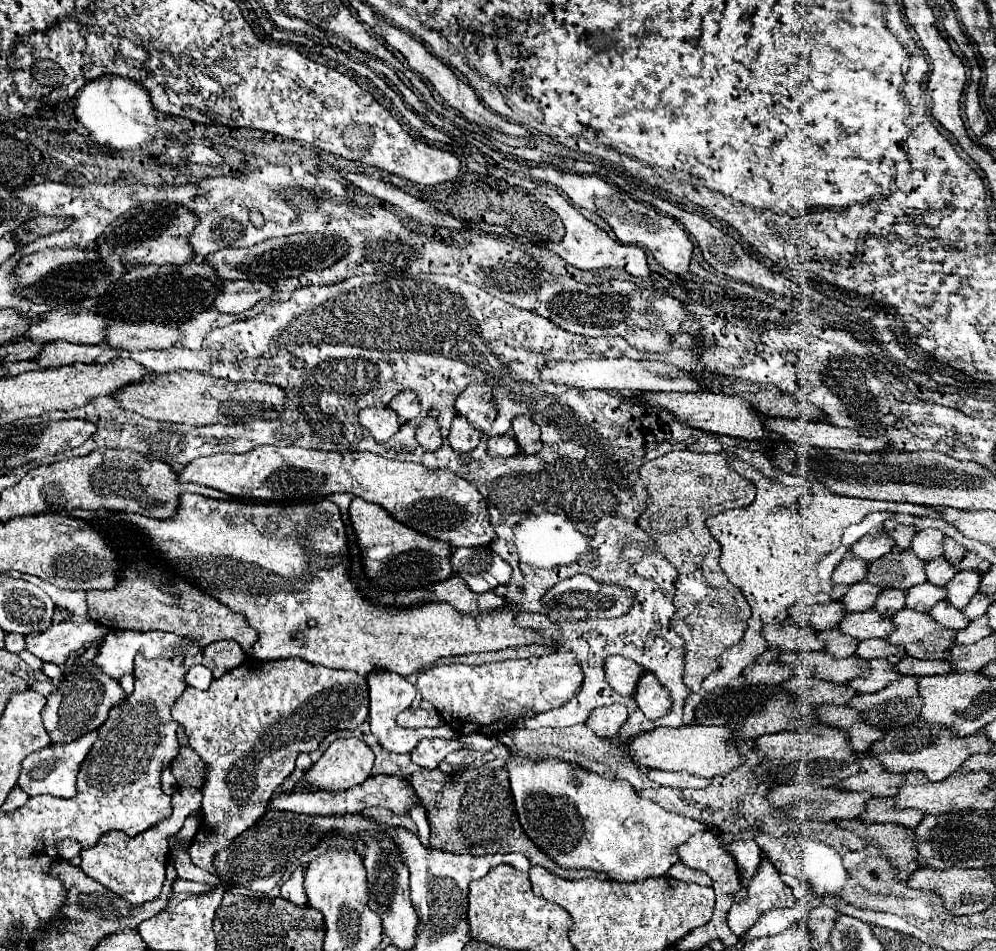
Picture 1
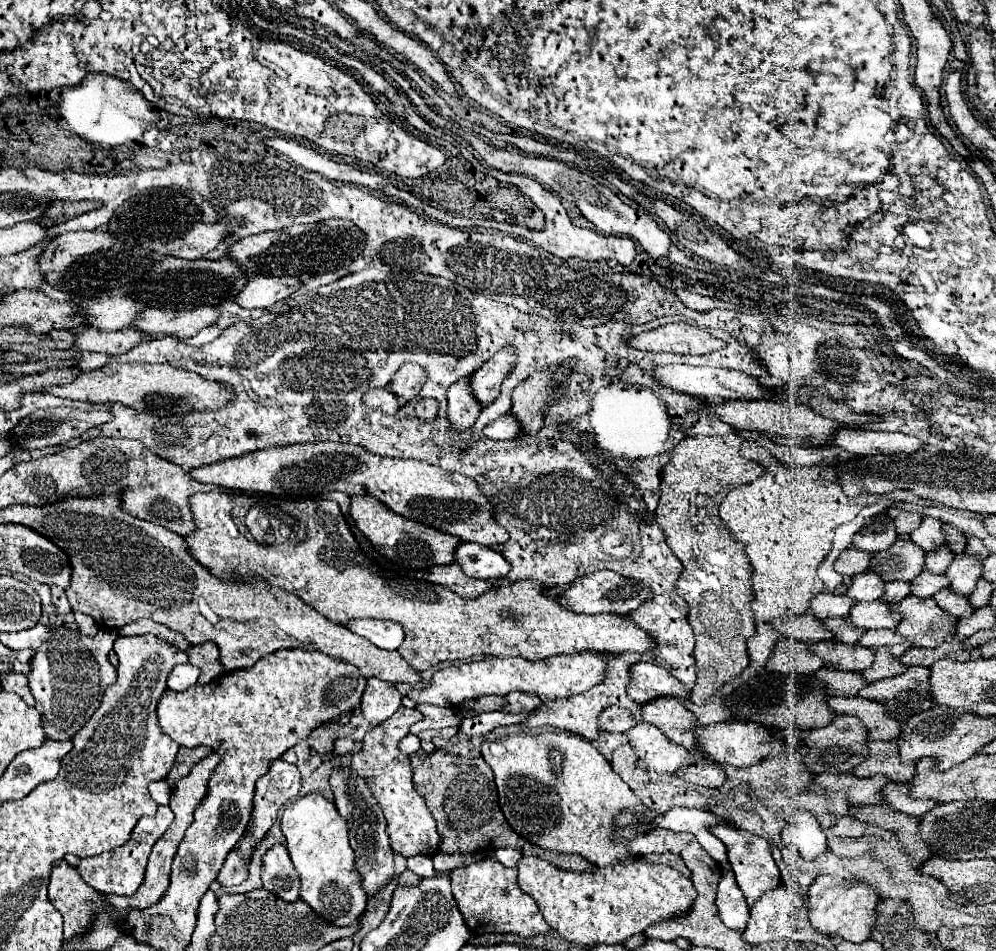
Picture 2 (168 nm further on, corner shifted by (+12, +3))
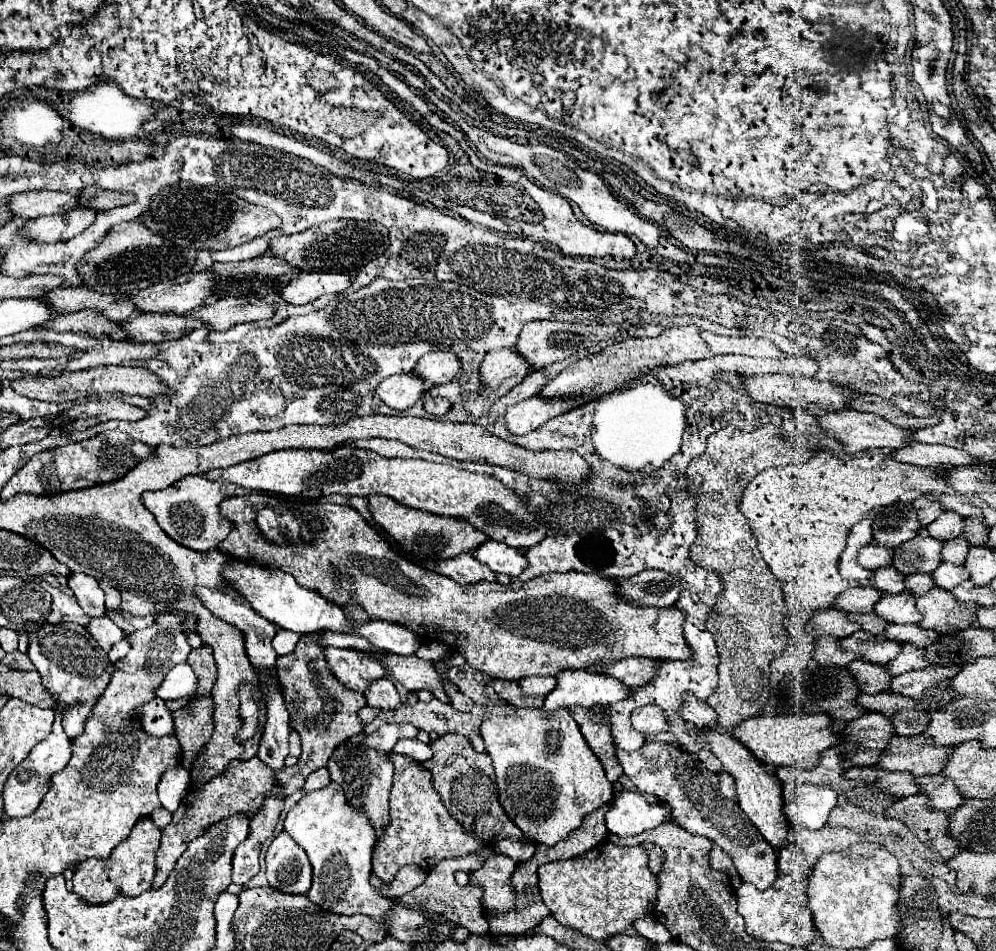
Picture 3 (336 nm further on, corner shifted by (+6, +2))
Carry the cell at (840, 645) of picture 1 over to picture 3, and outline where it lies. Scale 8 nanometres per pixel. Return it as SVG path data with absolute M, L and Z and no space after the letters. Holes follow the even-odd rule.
M871 611L871 613L853 613L853 615L849 615L849 619L861 623L861 627L863 627L865 631L873 633L873 635L881 635L883 629L889 625L883 617L875 615L873 611Z

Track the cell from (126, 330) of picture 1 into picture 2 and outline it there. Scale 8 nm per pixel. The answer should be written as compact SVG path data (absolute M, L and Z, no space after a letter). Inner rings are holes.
M220 302L217 305L203 306L191 311L179 310L179 312L147 308L131 322L131 328L139 330L147 338L155 338L159 334L189 338L195 336L201 328L207 328L217 320L217 316L221 315L222 304L223 302Z

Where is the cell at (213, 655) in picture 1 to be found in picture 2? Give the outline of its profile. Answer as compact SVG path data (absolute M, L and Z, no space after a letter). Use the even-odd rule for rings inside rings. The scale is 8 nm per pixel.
M205 642L199 646L191 646L187 650L189 662L201 668L201 676L197 680L197 684L205 684L205 682L213 682L221 672L223 672L223 664L221 664L221 656L217 650L215 642Z

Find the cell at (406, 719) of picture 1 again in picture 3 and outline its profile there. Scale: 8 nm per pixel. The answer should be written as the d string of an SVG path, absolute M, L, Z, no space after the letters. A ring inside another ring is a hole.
M391 753L391 761L395 765L393 787L389 793L391 821L383 831L381 843L377 843L373 851L373 873L385 885L395 879L403 865L419 865L425 873L429 873L443 859L465 857L487 847L481 837L467 831L455 817L449 815L433 787L431 773L421 763L397 753Z

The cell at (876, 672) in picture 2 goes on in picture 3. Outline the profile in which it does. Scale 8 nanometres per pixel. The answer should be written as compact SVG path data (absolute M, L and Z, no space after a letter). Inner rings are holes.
M905 643L901 647L901 653L887 663L891 675L901 675L901 673L907 673L907 671L913 671L913 669L923 669L923 667L929 667L931 663L925 659L925 649L917 647L917 645L911 645L911 643Z

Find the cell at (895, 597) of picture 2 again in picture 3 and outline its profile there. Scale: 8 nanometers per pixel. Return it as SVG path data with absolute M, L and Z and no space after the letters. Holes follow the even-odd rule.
M915 573L915 575L907 575L905 591L909 591L913 597L925 595L931 587L935 587L931 573Z

